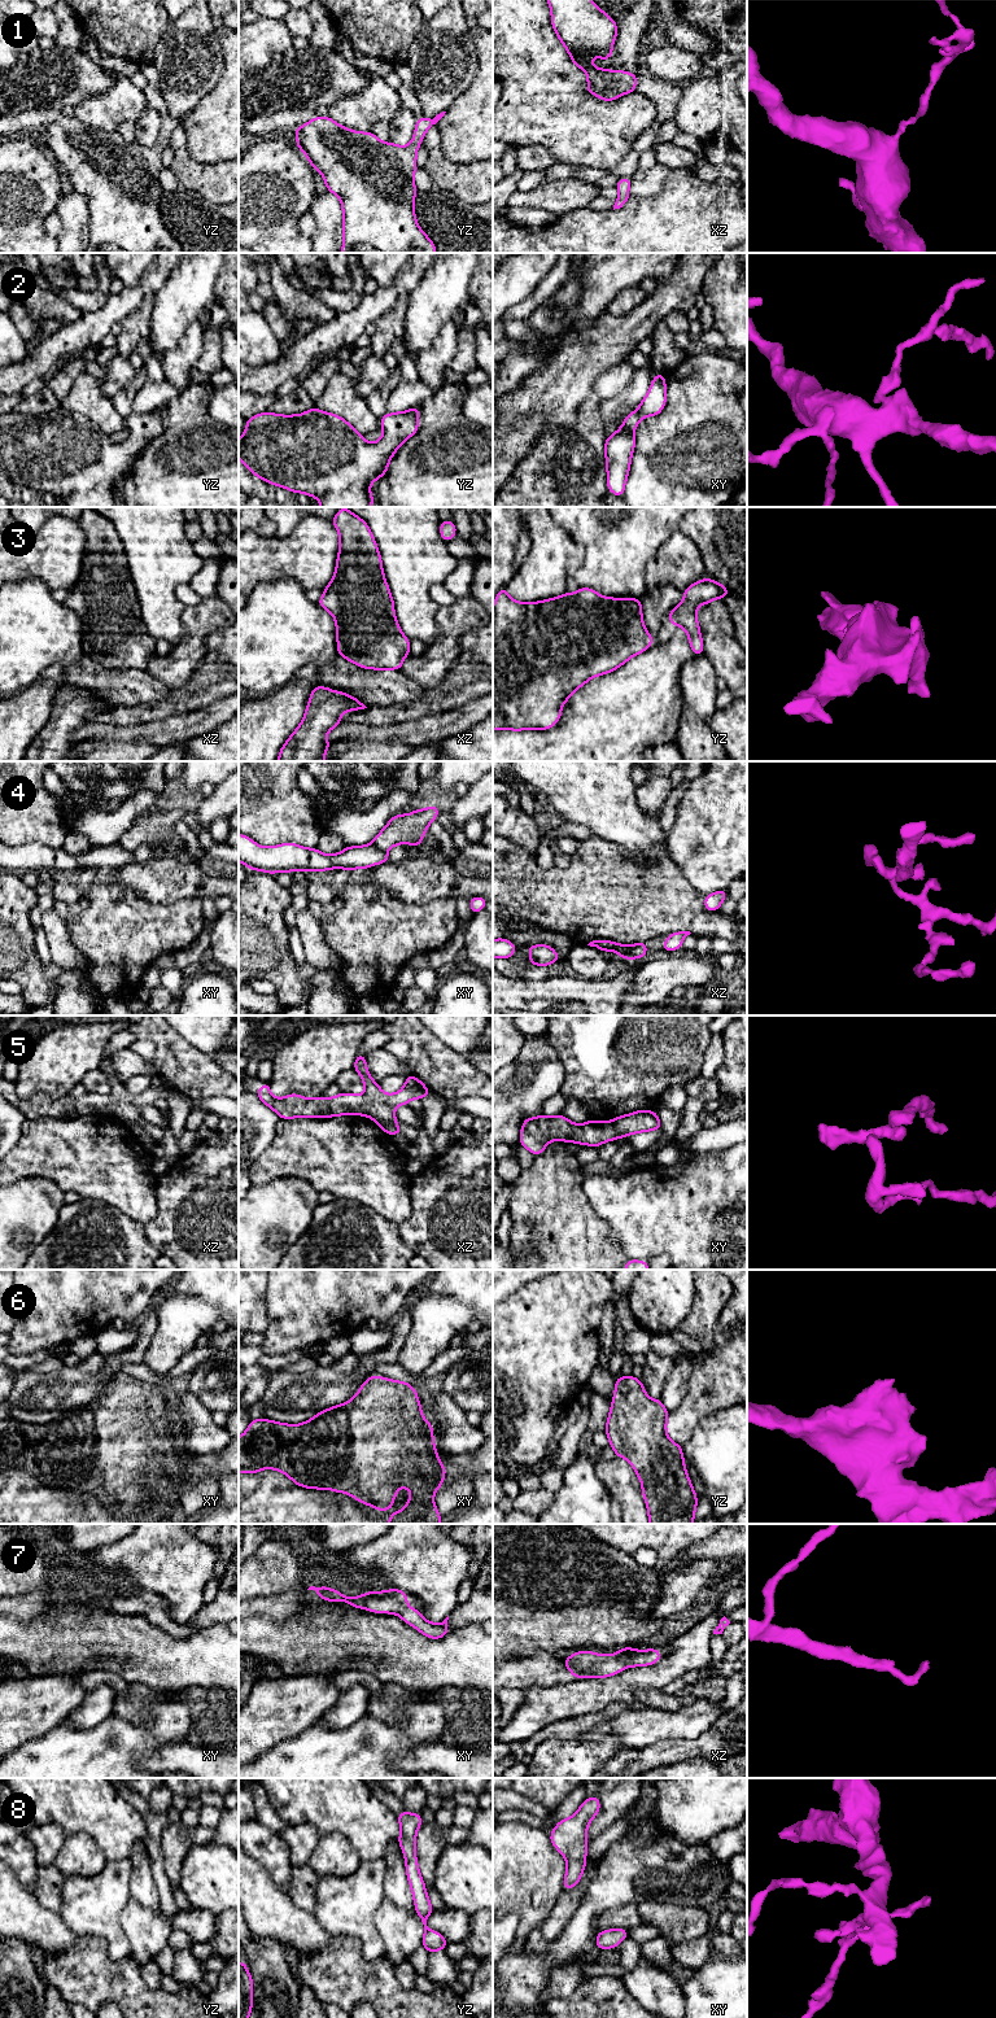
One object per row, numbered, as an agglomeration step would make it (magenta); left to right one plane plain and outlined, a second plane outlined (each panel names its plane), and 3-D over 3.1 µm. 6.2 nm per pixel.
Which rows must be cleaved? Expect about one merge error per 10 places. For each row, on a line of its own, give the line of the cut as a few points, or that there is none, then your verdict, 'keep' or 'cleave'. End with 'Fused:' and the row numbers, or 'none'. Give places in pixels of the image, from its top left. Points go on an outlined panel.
1: no cut | keep
2: no cut | keep
3: no cut | keep
4: xy (372, 842), (385, 852) | cleave
5: no cut | keep
6: no cut | keep
7: no cut | keep
8: no cut | keep
Fused: 4

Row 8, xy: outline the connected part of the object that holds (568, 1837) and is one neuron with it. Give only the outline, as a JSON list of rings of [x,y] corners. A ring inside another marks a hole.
[[[598,1795],[586,1798],[578,1810],[569,1818],[556,1823],[549,1835],[551,1844],[564,1856],[567,1871],[563,1891],[576,1887],[586,1865],[586,1839],[590,1821],[599,1813],[600,1803]]]

